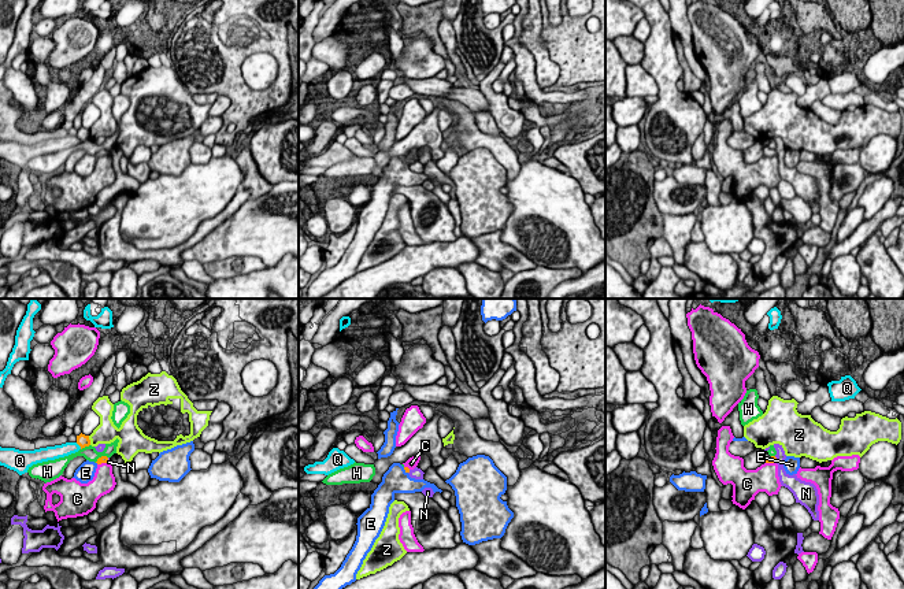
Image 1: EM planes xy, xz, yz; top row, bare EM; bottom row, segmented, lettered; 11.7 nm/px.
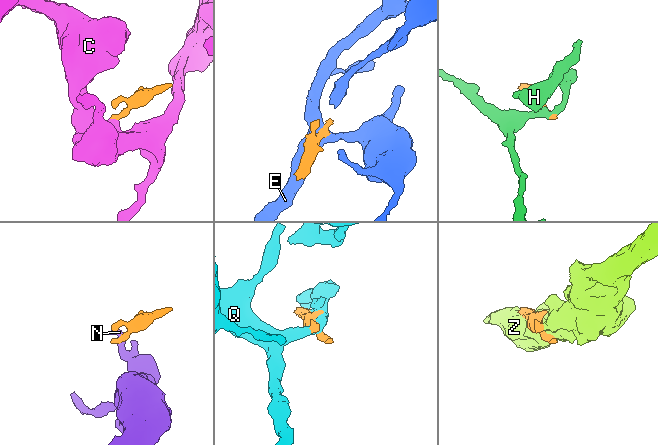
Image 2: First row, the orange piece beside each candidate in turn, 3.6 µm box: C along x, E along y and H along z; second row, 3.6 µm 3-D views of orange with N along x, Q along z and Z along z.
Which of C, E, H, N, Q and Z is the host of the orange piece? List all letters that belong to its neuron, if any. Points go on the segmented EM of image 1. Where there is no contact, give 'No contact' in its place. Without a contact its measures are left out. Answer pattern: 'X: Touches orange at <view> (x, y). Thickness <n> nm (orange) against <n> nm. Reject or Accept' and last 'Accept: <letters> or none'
C: Touches orange at yz (770, 462). Thickness 90 nm (orange) against 320 nm. Reject
E: Touches orange at xz (404, 469). Thickness 60 nm (orange) against 300 nm. Reject
H: Touches orange at xy (85, 445). Thickness 140 nm (orange) against 160 nm. Reject
N: Touches orange at yz (775, 459). Thickness 90 nm (orange) against 130 nm. Reject
Q: Touches orange at xy (78, 444). Thickness 140 nm (orange) against 160 nm. Reject
Z: Touches orange at xy (89, 440). Thickness 140 nm (orange) against 260 nm. Reject
Accept: none

